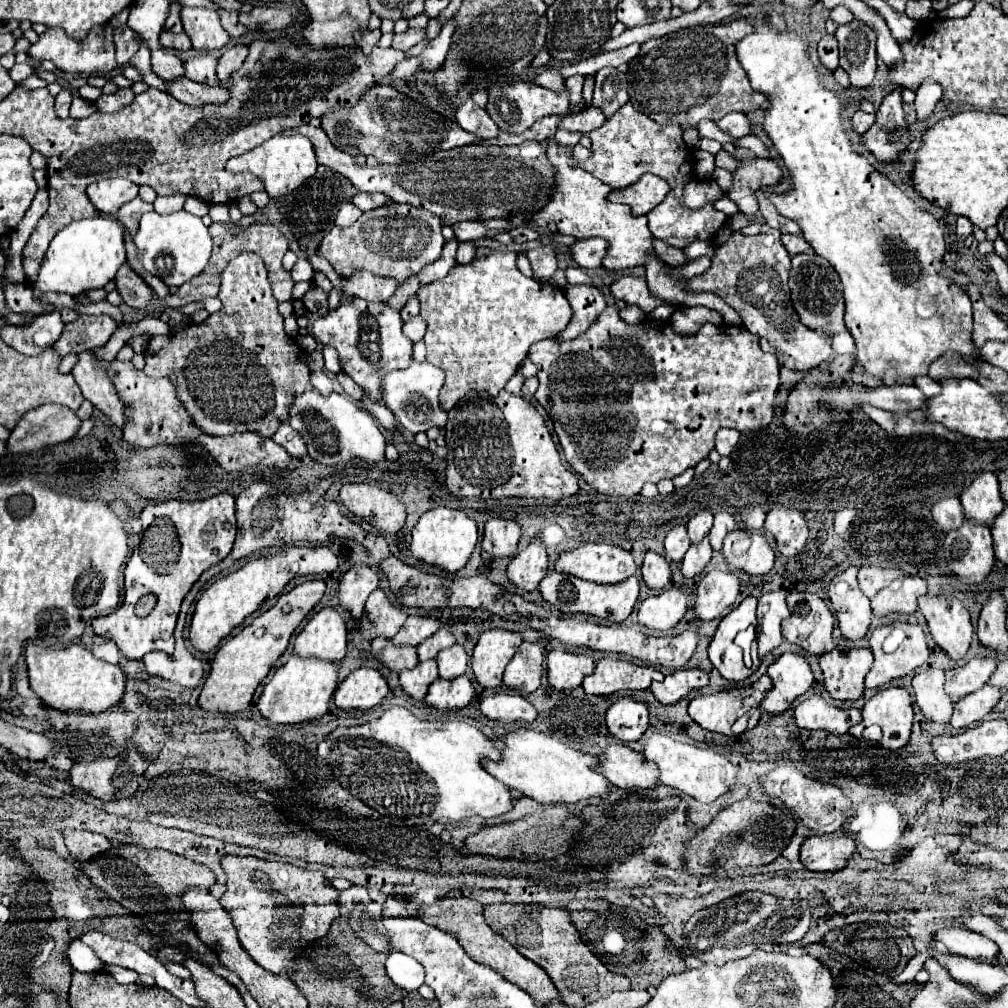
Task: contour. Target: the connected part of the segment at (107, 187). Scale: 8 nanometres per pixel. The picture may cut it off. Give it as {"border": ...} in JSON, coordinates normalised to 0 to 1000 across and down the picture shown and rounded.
{"border":[[[107,177],[89,183],[85,190],[95,208],[115,212],[123,200],[137,194],[137,185],[125,177]]]}

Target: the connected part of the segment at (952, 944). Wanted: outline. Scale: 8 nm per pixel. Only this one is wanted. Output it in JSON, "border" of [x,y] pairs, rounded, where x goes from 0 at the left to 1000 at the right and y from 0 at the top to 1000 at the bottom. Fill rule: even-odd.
{"border":[[[935,921],[927,925],[927,933],[933,933],[938,937],[938,940],[944,946],[960,948],[960,950],[978,950],[978,952],[988,952],[990,948],[990,938],[976,931],[974,927],[968,927],[960,921]]]}

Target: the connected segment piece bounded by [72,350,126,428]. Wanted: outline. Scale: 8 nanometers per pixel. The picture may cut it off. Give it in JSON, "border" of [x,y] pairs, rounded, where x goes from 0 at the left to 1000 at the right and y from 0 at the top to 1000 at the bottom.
{"border":[[[87,347],[77,351],[77,359],[71,365],[71,373],[75,375],[75,381],[79,383],[85,397],[89,397],[97,407],[101,407],[111,421],[117,425],[125,419],[125,403],[119,399],[111,377],[105,373],[107,359],[95,355]]]}

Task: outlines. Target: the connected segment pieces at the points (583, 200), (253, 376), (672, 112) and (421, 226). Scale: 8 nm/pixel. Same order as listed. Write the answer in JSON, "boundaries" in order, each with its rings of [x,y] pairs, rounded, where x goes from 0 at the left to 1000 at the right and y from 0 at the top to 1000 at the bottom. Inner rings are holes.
{"boundaries":[[[[544,137],[542,153],[544,153],[546,163],[550,165],[550,187],[548,187],[544,202],[540,204],[540,208],[536,208],[528,216],[528,222],[540,224],[540,220],[550,220],[556,232],[565,232],[565,234],[571,234],[573,238],[587,236],[587,234],[601,236],[605,244],[603,244],[597,264],[603,268],[639,264],[641,250],[649,252],[647,232],[641,224],[641,214],[627,214],[621,202],[603,200],[603,192],[607,190],[607,187],[595,181],[593,177],[589,177],[585,171],[567,163],[569,153],[565,145],[558,145],[550,137]]],[[[242,250],[238,254],[234,254],[230,260],[226,260],[226,264],[222,266],[220,270],[220,282],[218,282],[218,292],[216,296],[220,298],[220,306],[212,312],[208,312],[202,319],[198,321],[188,321],[188,323],[183,323],[175,329],[169,329],[165,333],[153,333],[147,343],[145,343],[145,363],[143,363],[143,371],[145,373],[165,373],[169,375],[169,379],[175,383],[175,393],[179,393],[179,399],[183,401],[183,405],[187,407],[187,411],[190,413],[190,419],[196,427],[202,427],[202,431],[210,431],[210,433],[226,433],[226,431],[232,431],[232,429],[254,429],[258,433],[264,433],[268,435],[276,421],[280,417],[286,415],[286,405],[288,401],[292,399],[292,391],[296,389],[302,389],[306,387],[310,381],[308,381],[308,369],[304,365],[304,349],[292,339],[292,335],[288,335],[284,329],[282,329],[282,317],[276,310],[276,300],[270,292],[270,282],[266,280],[266,272],[264,272],[264,266],[262,266],[262,260],[256,252],[250,252],[250,250]]],[[[734,18],[728,22],[688,26],[637,44],[633,56],[625,62],[623,91],[631,109],[653,123],[690,125],[692,119],[712,119],[722,111],[746,111],[760,105],[760,95],[748,91],[736,65],[732,65],[728,44],[746,32],[746,26]]],[[[387,198],[385,204],[361,210],[347,226],[330,224],[317,240],[315,252],[323,256],[337,274],[347,274],[353,268],[367,268],[375,274],[403,278],[437,256],[440,244],[437,226],[438,220],[433,212]]]]}

